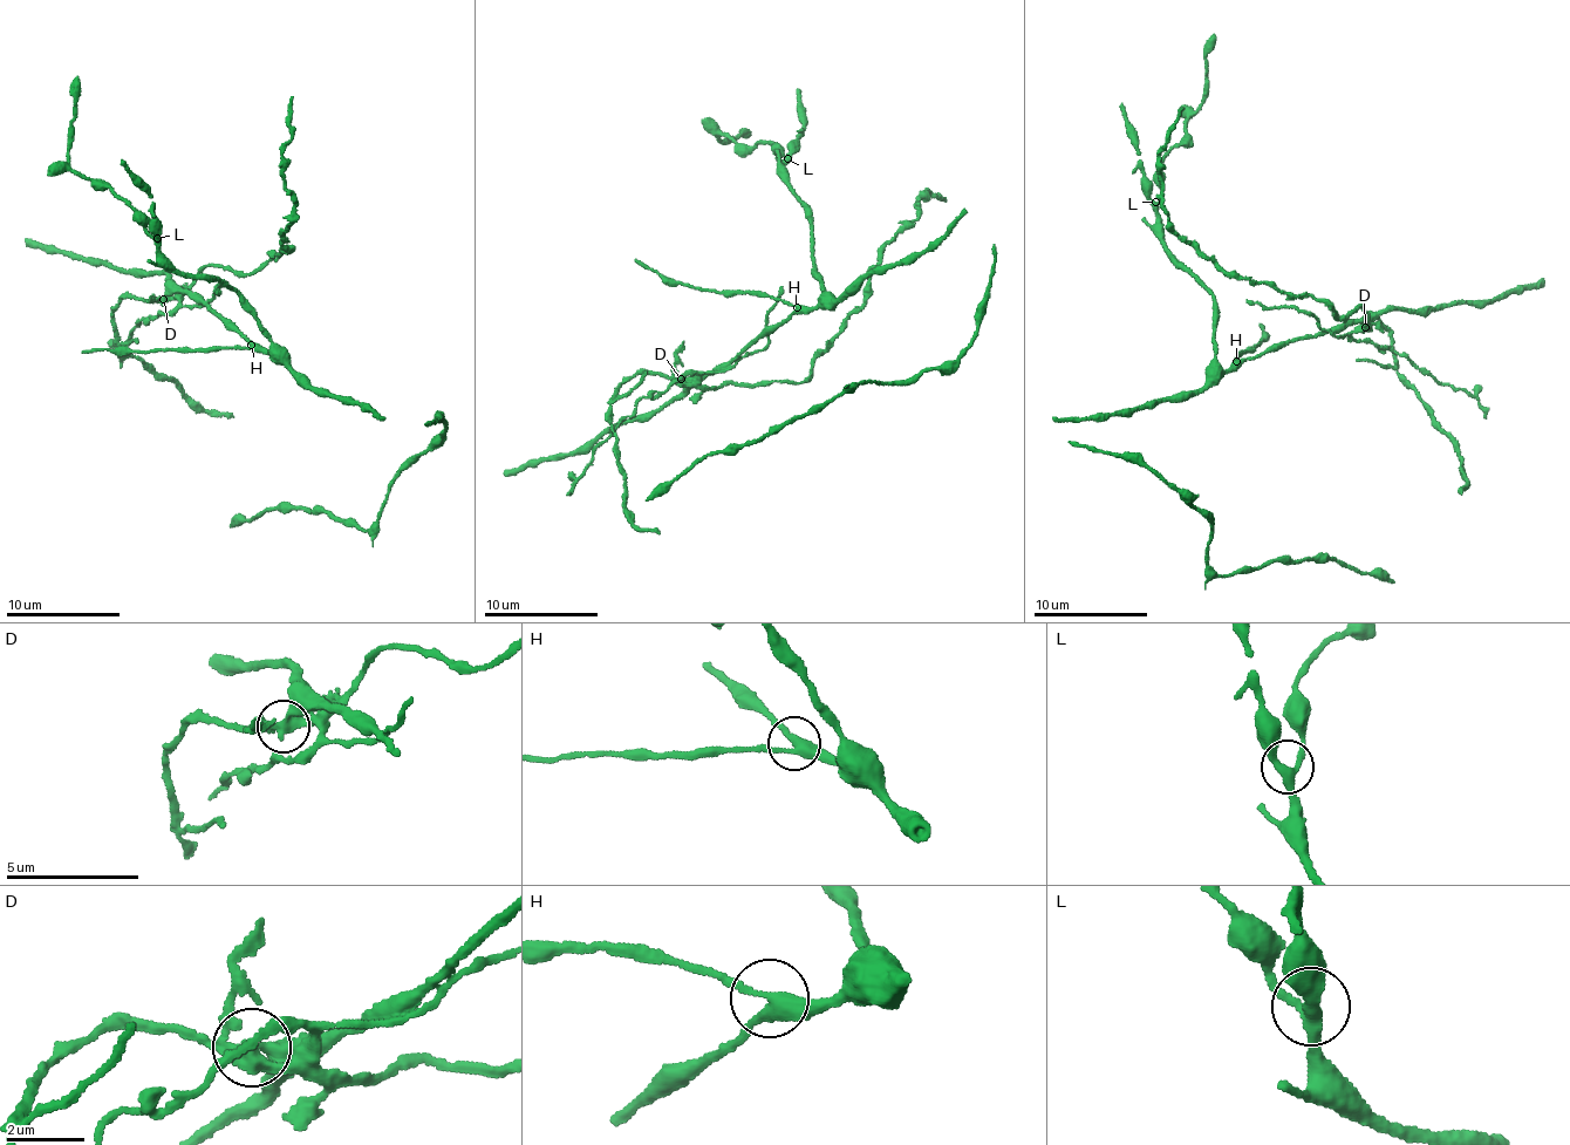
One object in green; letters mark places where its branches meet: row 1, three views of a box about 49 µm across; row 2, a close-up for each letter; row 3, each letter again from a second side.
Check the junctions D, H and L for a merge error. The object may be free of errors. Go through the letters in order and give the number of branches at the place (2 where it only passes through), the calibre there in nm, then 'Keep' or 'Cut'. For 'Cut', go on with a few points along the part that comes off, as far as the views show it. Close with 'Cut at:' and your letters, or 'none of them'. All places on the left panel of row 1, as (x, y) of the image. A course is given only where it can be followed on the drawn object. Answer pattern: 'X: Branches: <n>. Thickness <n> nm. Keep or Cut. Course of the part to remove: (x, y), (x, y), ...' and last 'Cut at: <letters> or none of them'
D: Branches: 3. Thickness 320 nm. Cut. Course of the part to remove: (164, 299), (205, 266), (251, 274), (291, 246), (281, 145), (292, 136), (292, 96)
H: Branches: 3. Thickness 320 nm. Keep
L: Branches: 3. Thickness 300 nm. Keep
Cut at: D

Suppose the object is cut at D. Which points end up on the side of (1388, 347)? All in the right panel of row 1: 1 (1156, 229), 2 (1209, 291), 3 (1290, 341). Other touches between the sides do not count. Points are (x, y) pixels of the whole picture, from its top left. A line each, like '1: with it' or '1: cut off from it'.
1: cut off from it
2: cut off from it
3: cut off from it

